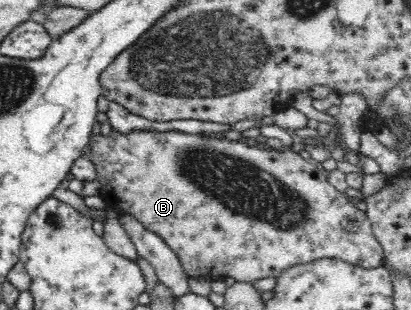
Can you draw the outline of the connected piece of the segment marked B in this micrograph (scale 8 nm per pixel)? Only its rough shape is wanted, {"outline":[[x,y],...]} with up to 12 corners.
{"outline":[[92,134],[107,207],[190,277],[384,251],[293,150]]}

